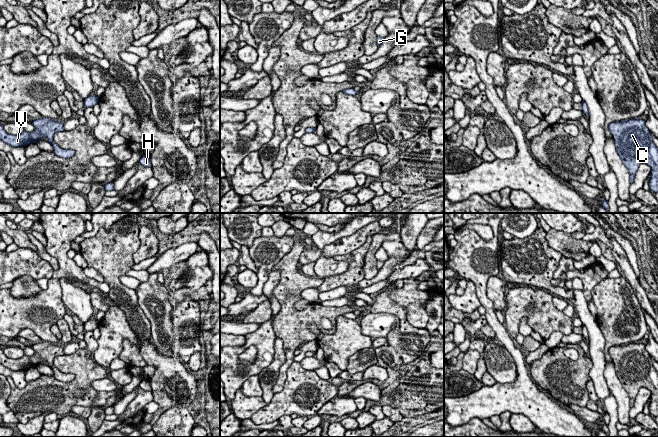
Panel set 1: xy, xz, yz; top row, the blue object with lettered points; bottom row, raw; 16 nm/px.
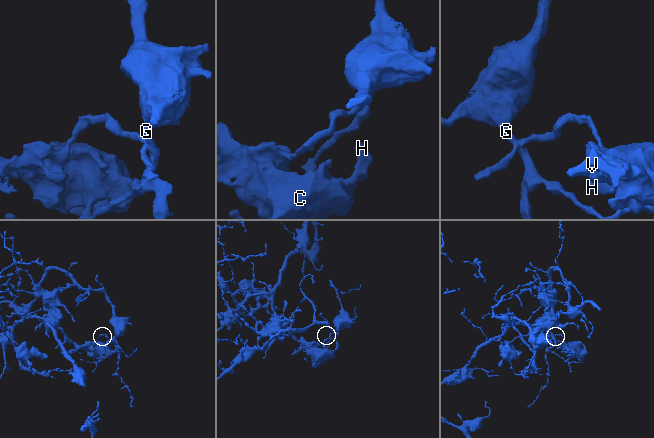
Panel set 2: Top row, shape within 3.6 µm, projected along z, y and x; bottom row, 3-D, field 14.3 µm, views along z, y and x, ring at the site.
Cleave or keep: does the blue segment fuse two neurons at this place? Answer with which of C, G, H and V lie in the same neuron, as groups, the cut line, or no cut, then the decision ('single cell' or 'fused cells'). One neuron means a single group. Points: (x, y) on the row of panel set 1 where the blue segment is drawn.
groups C H V / G; cut xz (306, 129), (313, 130); fused cells

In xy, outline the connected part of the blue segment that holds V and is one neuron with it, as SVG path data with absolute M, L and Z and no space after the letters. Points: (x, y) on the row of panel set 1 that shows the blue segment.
M43 117L41 119L33 120L32 124L36 128L34 132L29 133L24 131L20 135L8 134L4 130L3 125L0 124L0 140L12 147L20 147L26 146L30 143L37 143L42 137L46 137L48 142L52 145L55 155L62 158L70 158L75 154L75 152L71 149L60 148L53 141L55 133L65 131L63 122Z

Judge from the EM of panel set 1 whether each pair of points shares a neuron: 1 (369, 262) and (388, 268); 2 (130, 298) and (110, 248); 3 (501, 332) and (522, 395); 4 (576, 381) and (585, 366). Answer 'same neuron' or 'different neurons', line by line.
1: different neurons
2: same neuron
3: same neuron
4: same neuron

